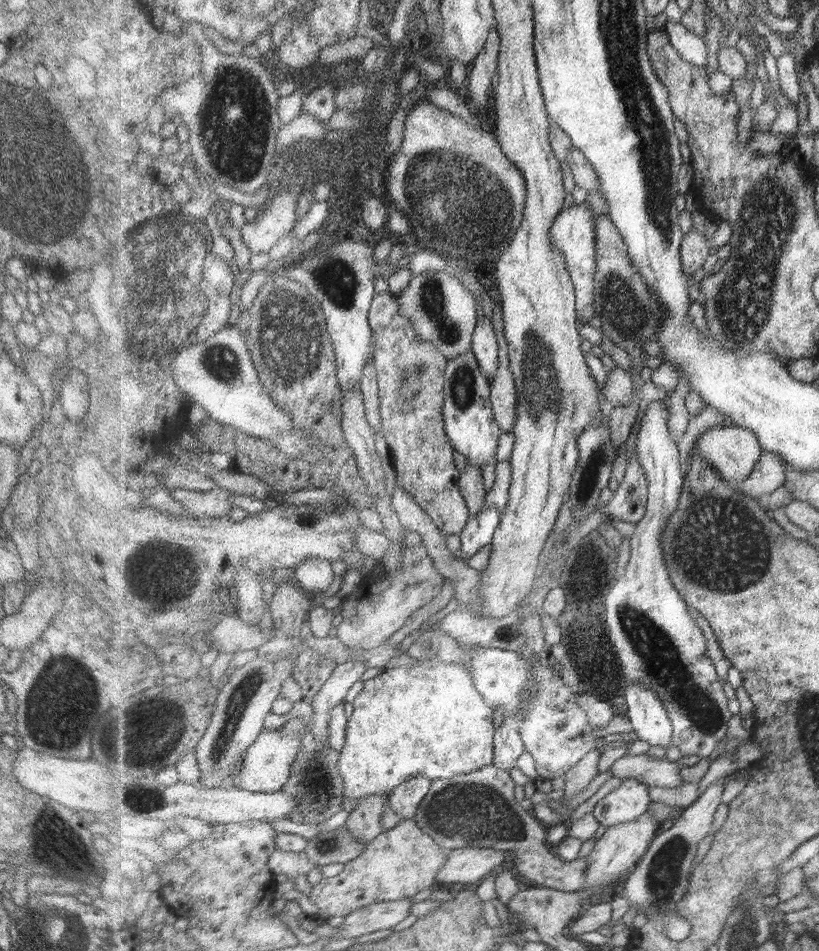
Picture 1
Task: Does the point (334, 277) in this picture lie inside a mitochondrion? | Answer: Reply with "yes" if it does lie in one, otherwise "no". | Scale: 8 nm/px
yes

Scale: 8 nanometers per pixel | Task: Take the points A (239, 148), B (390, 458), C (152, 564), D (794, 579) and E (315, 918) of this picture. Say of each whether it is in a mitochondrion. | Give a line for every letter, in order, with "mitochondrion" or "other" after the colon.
A: mitochondrion
B: other
C: mitochondrion
D: other
E: other

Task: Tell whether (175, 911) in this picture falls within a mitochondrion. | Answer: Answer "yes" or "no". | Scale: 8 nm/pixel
no

